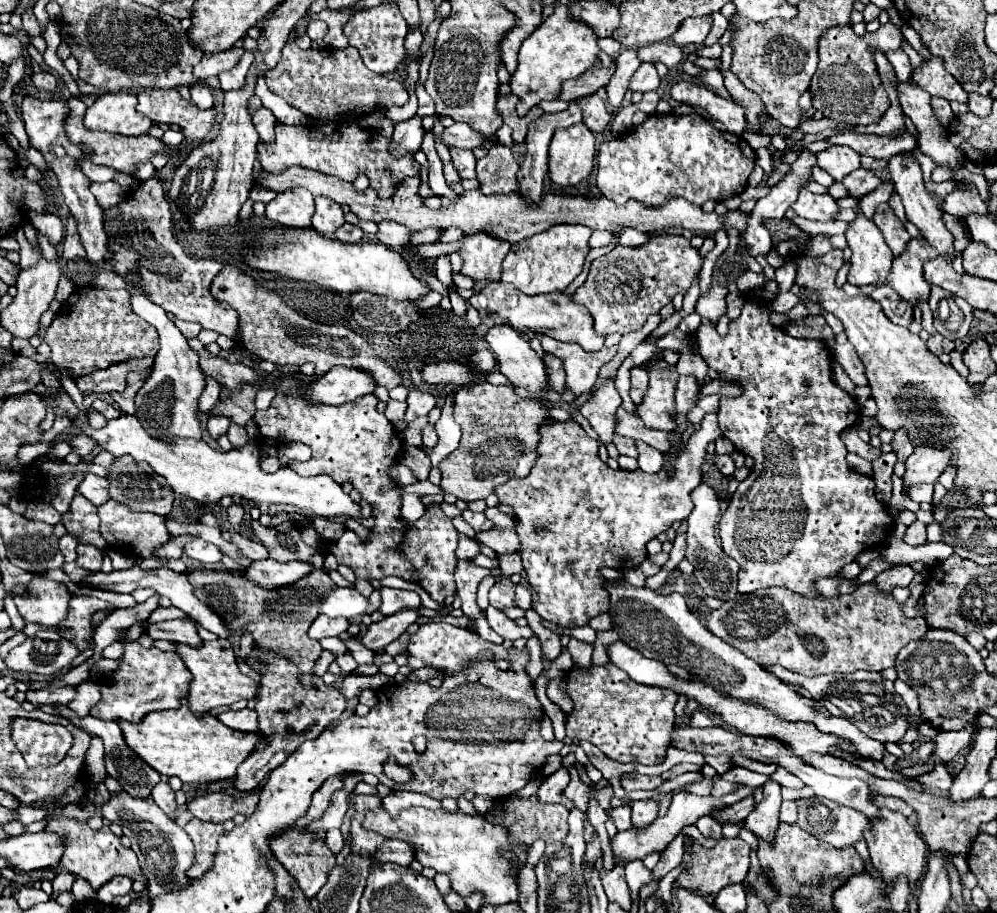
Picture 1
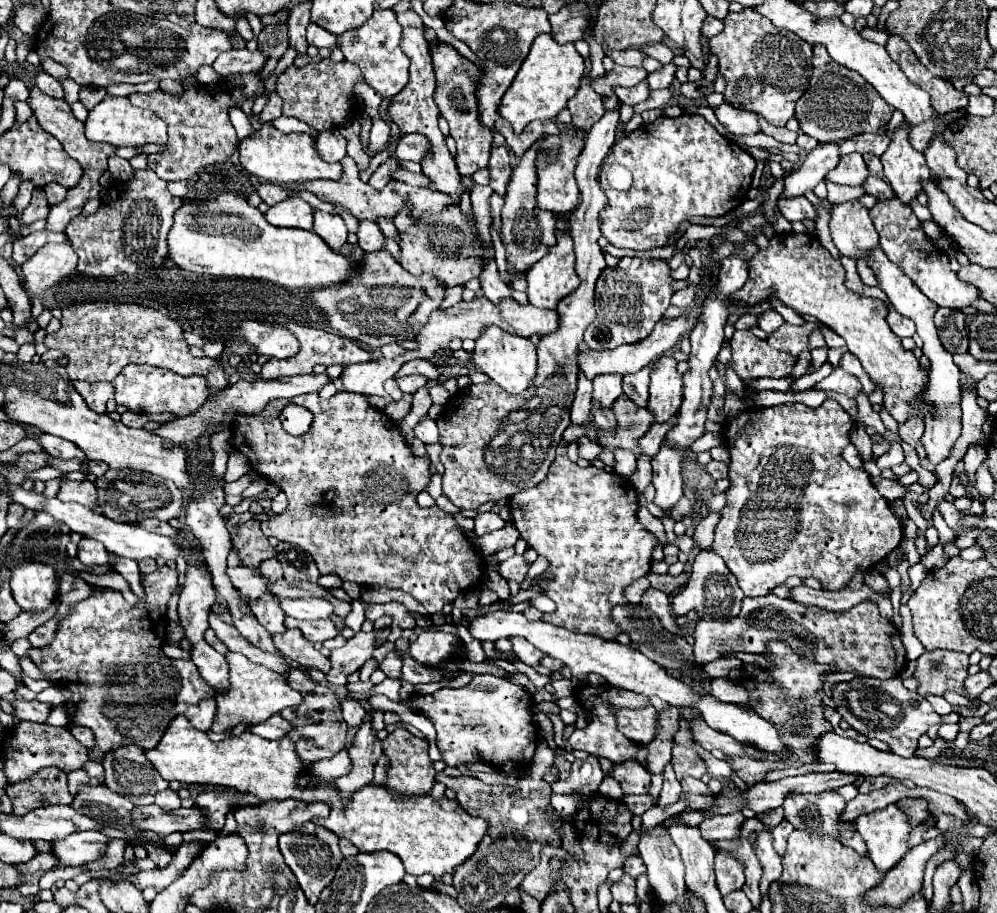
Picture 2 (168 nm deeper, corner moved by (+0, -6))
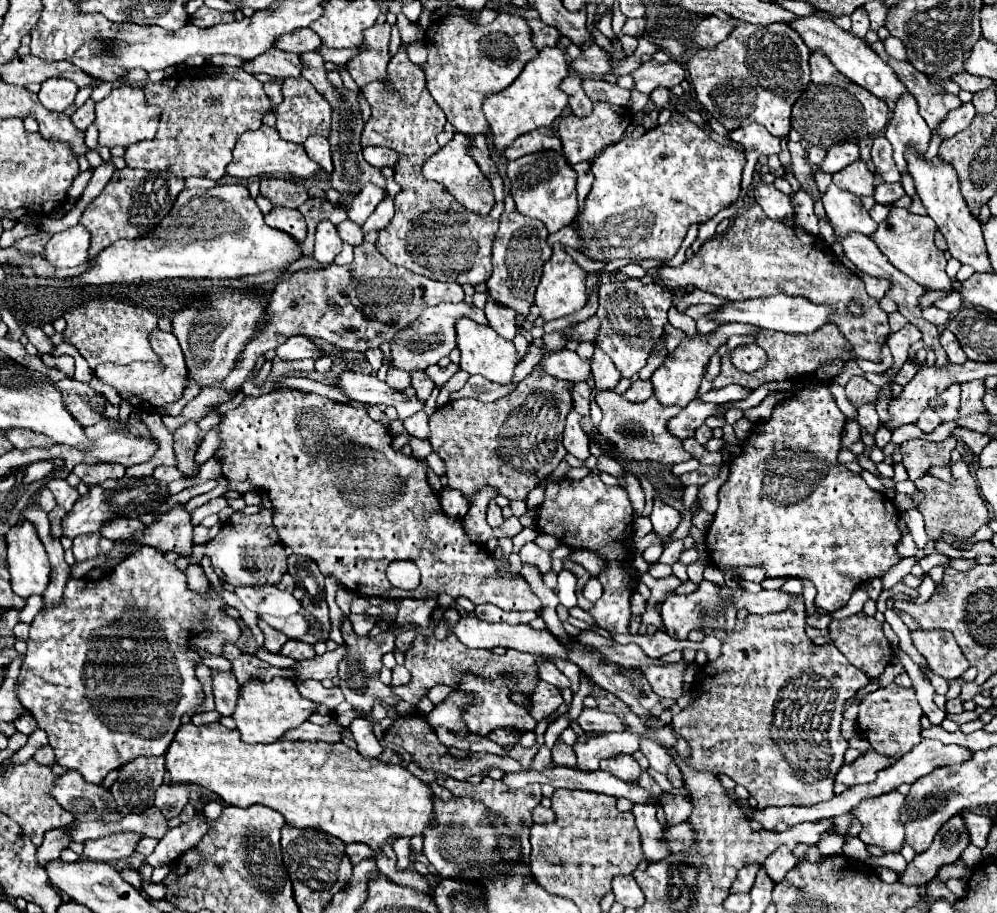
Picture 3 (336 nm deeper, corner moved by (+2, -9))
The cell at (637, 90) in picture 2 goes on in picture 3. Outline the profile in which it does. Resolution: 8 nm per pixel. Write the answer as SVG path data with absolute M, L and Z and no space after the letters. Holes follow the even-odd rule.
M585 79L583 81L585 93L591 97L591 101L607 101L611 105L625 107L631 99L631 91L619 87L617 83L609 83L603 79Z

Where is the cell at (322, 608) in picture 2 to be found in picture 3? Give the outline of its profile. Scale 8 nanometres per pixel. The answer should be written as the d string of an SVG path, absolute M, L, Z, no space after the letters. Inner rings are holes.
M235 587L235 593L247 609L257 615L289 617L303 611L303 603L295 599L289 591L279 591L277 587Z

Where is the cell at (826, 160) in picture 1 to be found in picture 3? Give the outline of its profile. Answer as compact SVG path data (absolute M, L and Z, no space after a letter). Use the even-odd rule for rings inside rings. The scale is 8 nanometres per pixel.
M855 161L851 165L847 165L843 171L835 173L833 175L833 183L849 193L855 193L855 195L873 195L873 173L869 171L867 163L865 161Z

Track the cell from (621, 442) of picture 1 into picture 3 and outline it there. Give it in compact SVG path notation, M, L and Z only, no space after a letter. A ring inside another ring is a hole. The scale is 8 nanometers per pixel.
M693 399L687 407L681 409L679 415L669 419L669 431L679 439L685 441L689 437L693 437L695 427L701 427L703 421L711 415L717 413L717 405L715 403L703 403L699 399Z

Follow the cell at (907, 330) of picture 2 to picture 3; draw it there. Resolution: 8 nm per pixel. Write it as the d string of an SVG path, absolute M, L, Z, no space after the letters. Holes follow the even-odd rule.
M907 323L907 325L905 325L903 329L899 329L897 333L891 333L891 335L889 335L887 345L889 345L891 353L893 353L893 369L895 369L895 371L901 369L901 365L907 361L907 351L909 351L909 347L911 347L913 343L917 343L919 339L921 339L921 331L919 331L915 325L911 325L911 323Z

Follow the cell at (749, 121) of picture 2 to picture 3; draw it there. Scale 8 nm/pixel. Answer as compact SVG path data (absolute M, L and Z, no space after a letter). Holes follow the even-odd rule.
M751 123L747 127L733 129L731 139L741 143L747 151L747 165L743 169L743 189L751 189L751 175L753 175L753 165L757 163L759 155L777 155L779 153L779 139L773 137L765 127L759 123Z

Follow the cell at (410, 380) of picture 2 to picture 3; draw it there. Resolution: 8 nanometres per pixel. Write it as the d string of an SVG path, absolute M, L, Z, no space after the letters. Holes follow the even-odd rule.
M391 369L391 371L387 373L385 383L387 383L391 389L395 389L395 391L405 391L405 389L411 385L411 377L409 377L407 371Z

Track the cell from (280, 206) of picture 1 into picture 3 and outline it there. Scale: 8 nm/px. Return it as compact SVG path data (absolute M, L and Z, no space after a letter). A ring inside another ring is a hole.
M273 207L267 215L265 215L265 223L269 227L281 229L285 233L289 233L291 237L295 237L297 241L303 241L307 235L307 225L303 215L299 213L299 209L285 209L285 207Z

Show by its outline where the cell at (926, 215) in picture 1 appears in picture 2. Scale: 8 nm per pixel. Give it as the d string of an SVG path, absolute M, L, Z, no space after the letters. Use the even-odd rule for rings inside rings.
M909 122L891 134L891 144L881 156L885 176L895 190L895 196L909 204L921 190L921 182L929 178L925 156L909 144Z

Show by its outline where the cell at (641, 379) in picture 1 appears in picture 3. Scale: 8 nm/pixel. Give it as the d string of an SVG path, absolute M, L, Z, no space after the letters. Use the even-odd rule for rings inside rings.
M637 379L637 381L623 393L623 397L625 397L627 401L645 401L645 399L649 399L651 395L653 395L653 385L651 385L649 379Z

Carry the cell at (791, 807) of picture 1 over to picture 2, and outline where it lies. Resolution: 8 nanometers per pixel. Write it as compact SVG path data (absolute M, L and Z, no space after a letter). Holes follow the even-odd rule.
M783 820L779 826L773 828L773 848L775 848L775 852L777 852L779 856L785 854L787 838L789 838L791 832L793 832L793 826L791 826L787 820Z

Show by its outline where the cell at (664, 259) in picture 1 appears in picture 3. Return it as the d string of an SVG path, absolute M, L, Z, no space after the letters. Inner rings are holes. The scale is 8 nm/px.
M637 277L601 285L597 307L601 327L599 339L595 339L595 347L603 349L613 359L623 377L633 377L645 367L651 349L659 341L663 327L669 323L667 311L671 307L671 297L671 291L667 291L663 285L645 285Z

